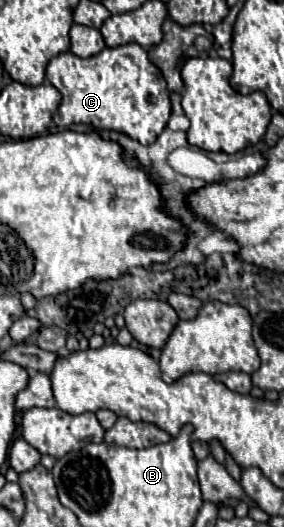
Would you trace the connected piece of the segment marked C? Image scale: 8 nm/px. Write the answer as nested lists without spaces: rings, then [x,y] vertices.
[[[140,44],[104,48],[100,54],[90,58],[78,58],[72,52],[58,54],[48,62],[46,78],[62,94],[60,108],[53,116],[53,121],[59,129],[65,129],[70,124],[87,124],[100,130],[124,132],[130,138],[136,138],[140,144],[152,144],[168,124],[171,101],[166,80],[162,78],[162,72],[148,60],[148,50]]]

